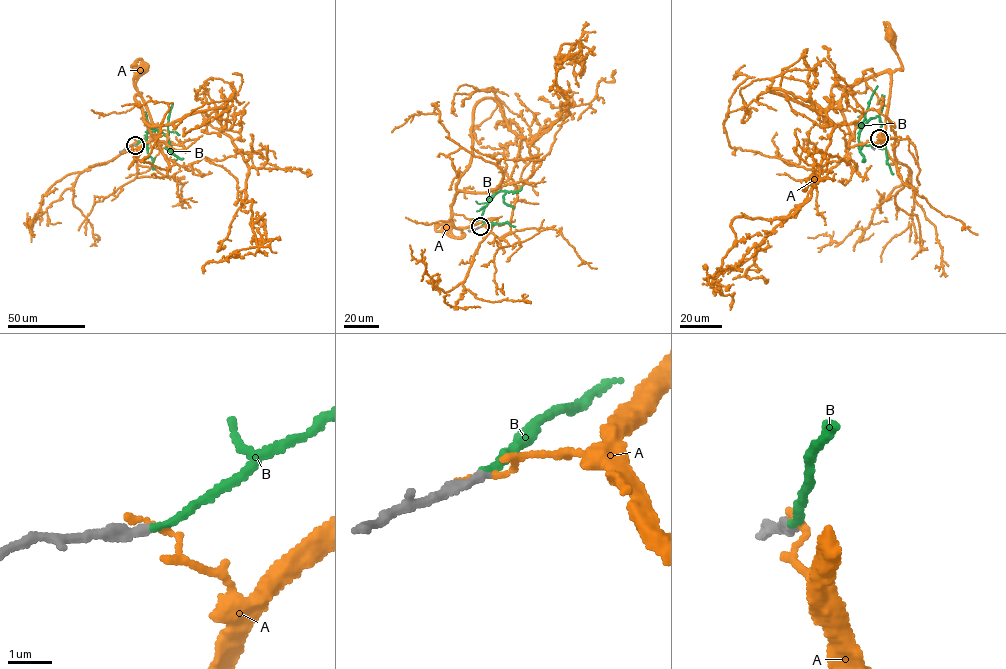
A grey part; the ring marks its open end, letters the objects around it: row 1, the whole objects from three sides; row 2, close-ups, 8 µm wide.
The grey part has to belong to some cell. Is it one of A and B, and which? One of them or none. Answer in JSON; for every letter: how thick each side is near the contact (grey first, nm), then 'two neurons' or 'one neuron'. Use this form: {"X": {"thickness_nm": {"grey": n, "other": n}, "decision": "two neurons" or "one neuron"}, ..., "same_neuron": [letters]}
{"A": {"thickness_nm": {"grey": 240, "other": 120}, "decision": "two neurons"}, "B": {"thickness_nm": {"grey": 220, "other": 140}, "decision": "two neurons"}, "same_neuron": []}

